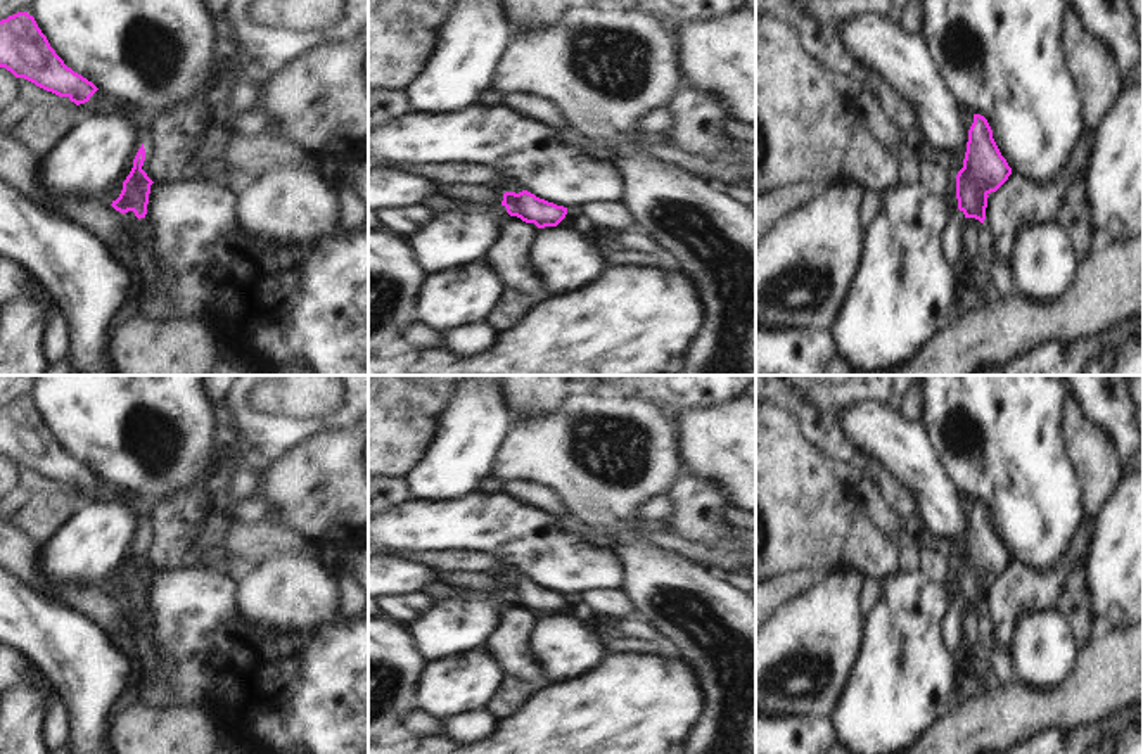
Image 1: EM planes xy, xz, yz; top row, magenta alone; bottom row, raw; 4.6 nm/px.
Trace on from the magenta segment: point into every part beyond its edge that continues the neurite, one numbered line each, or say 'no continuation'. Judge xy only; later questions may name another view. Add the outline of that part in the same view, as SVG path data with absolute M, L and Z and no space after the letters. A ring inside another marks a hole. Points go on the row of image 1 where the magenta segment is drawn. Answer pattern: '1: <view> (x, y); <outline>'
1: xy (135, 241); M133 211L125 213L125 216L130 221L128 242L126 242L125 247L126 247L128 252L135 254L144 246L144 239L137 232L137 221L138 221L138 218L135 216Z

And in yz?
1: yz (953, 236); M956 209L942 233L942 249L948 263L958 266L963 254L963 211Z

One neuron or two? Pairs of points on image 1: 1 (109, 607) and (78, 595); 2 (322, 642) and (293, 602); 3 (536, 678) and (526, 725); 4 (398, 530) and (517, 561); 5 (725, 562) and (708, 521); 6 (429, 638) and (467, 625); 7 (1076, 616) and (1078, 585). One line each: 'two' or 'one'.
1: one
2: two
3: two
4: one
5: two
6: one
7: one

